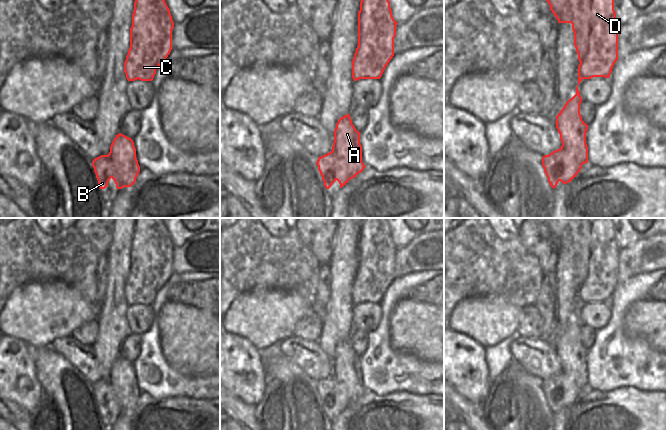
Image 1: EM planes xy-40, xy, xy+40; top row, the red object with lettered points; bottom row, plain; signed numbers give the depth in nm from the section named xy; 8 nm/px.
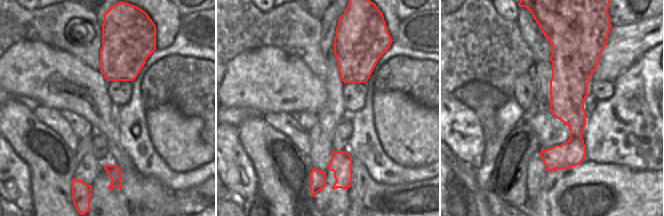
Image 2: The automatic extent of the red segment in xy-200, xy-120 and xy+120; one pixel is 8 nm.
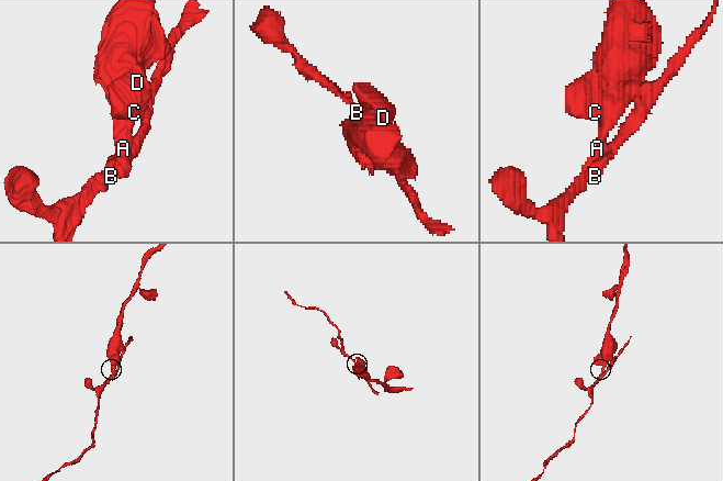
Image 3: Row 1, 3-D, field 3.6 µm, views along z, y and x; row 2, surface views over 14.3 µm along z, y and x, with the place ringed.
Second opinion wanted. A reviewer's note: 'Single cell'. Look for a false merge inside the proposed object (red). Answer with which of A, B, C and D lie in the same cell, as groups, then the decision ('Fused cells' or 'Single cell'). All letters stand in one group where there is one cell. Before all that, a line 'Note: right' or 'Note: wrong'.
Note: wrong
Groups: A C D / B. Fused cells.

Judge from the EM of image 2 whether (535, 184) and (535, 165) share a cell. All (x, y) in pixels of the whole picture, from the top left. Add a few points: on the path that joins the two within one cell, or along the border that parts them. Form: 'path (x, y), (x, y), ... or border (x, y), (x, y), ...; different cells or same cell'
path (535, 179), (535, 170); same cell

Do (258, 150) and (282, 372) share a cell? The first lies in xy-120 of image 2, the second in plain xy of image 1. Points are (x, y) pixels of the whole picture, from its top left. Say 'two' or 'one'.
one

